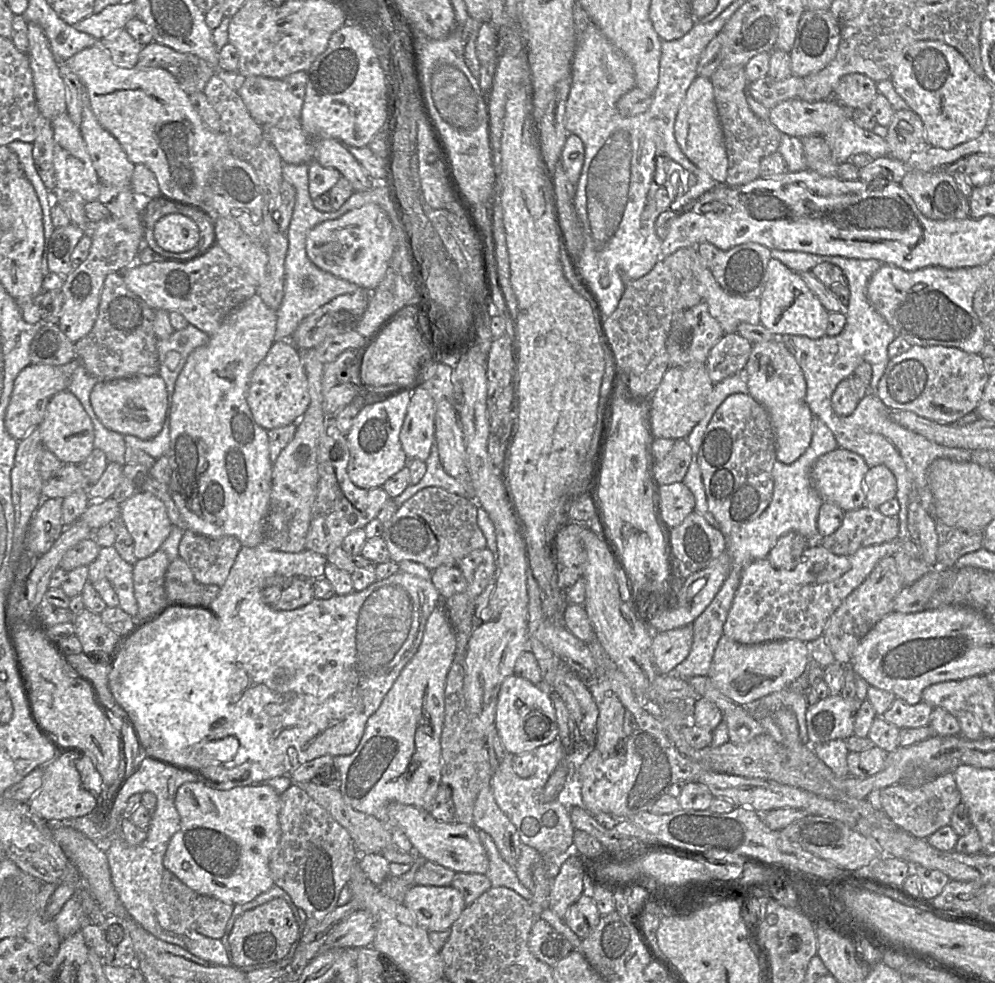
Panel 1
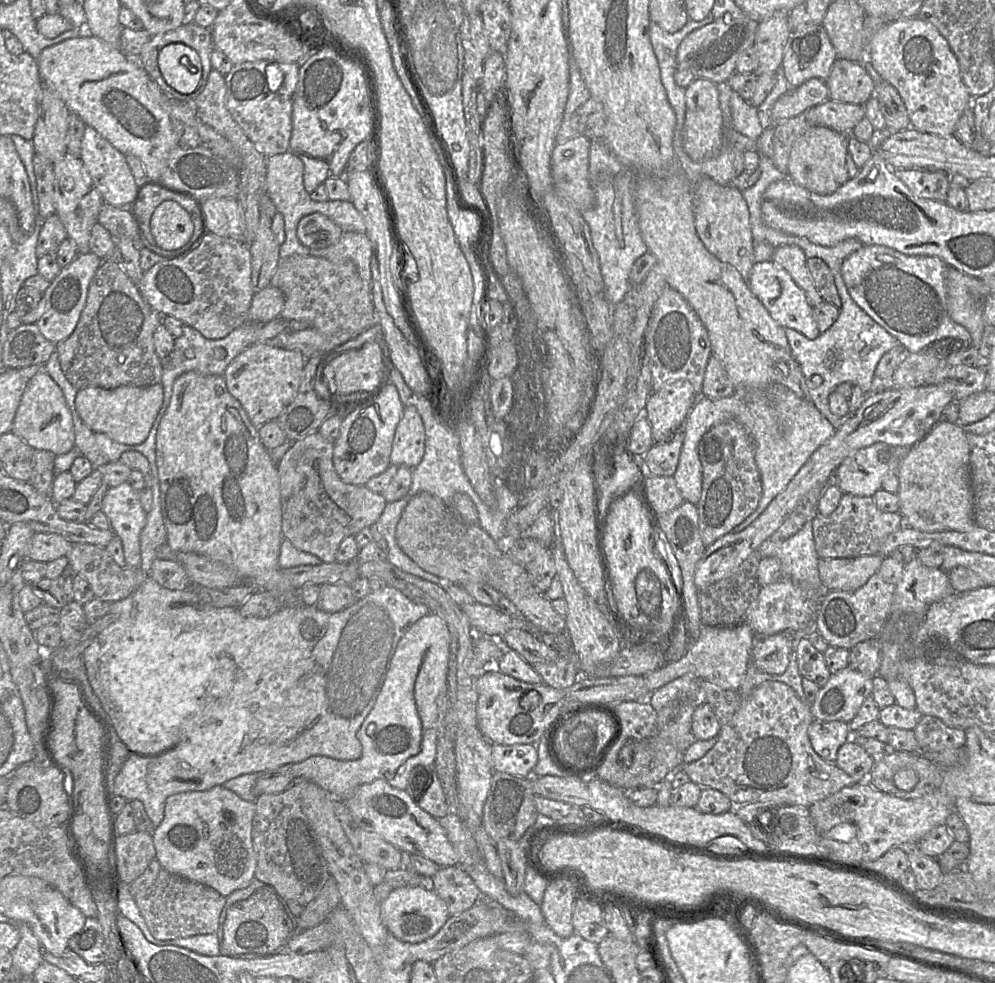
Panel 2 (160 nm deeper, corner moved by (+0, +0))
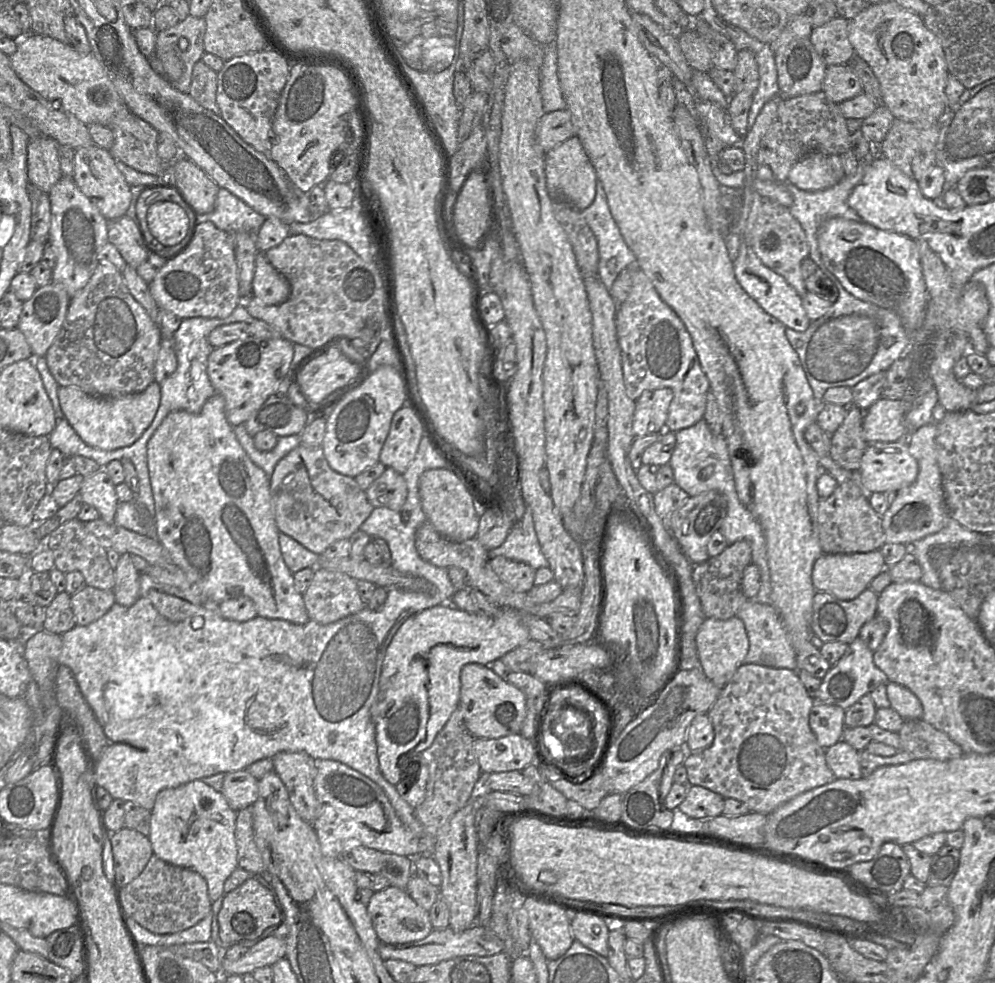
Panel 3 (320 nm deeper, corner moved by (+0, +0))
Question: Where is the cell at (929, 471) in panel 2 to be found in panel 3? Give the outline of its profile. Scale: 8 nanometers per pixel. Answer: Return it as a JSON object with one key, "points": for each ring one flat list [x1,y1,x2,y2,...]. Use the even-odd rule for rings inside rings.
{"points":[[932,421,911,433,907,438,909,452,917,460,919,470,916,480,897,491,894,501,881,516,886,543,911,545,942,530,950,518,936,458,936,428,936,422]]}

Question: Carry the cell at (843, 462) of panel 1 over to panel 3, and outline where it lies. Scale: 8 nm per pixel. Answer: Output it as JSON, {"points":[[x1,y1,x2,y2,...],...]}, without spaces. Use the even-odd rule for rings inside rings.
{"points":[[907,441,868,443,861,459,859,472,864,490,873,492,898,491,911,485,918,475,918,462,909,452]]}

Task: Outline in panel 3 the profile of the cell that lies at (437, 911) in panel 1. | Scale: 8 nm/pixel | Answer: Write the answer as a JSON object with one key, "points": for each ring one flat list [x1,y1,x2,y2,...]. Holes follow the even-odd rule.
{"points":[[389,886,374,892,367,904,367,911,380,942,387,944,405,944,427,937,434,929,429,911,419,906,405,889]]}

